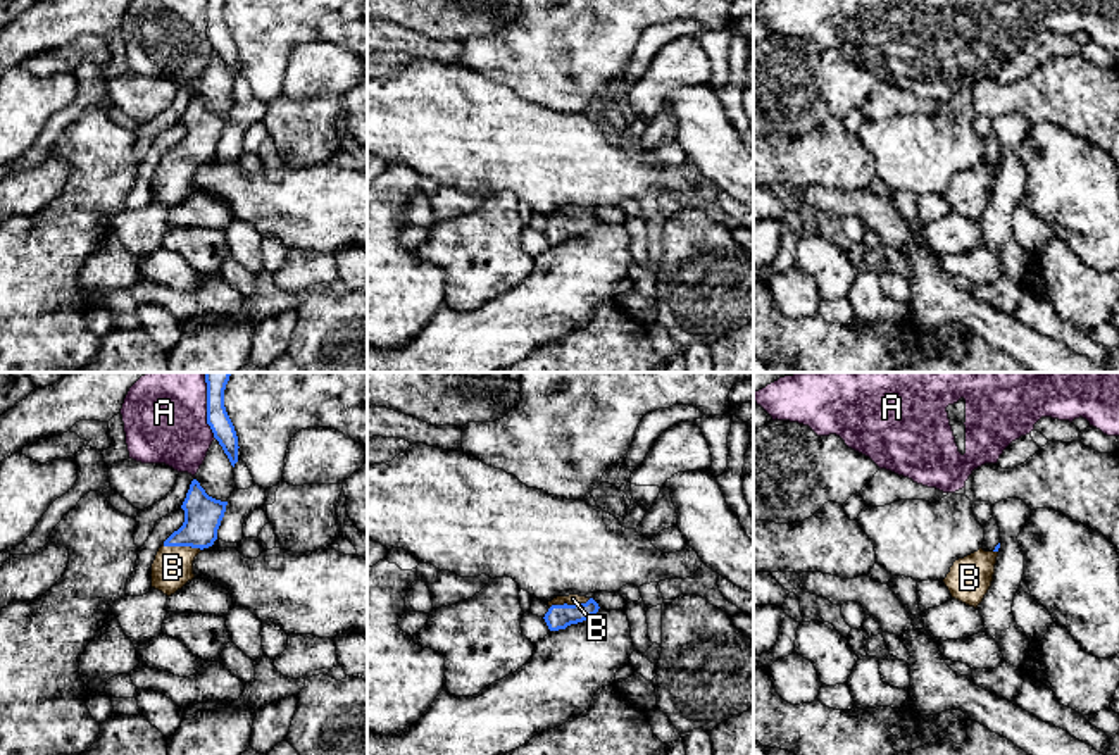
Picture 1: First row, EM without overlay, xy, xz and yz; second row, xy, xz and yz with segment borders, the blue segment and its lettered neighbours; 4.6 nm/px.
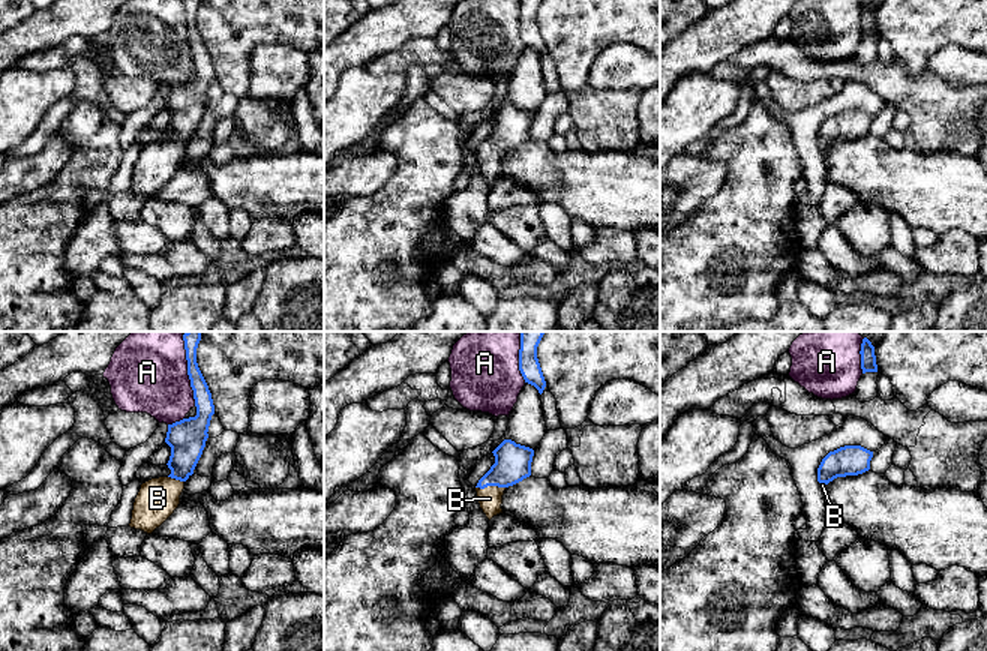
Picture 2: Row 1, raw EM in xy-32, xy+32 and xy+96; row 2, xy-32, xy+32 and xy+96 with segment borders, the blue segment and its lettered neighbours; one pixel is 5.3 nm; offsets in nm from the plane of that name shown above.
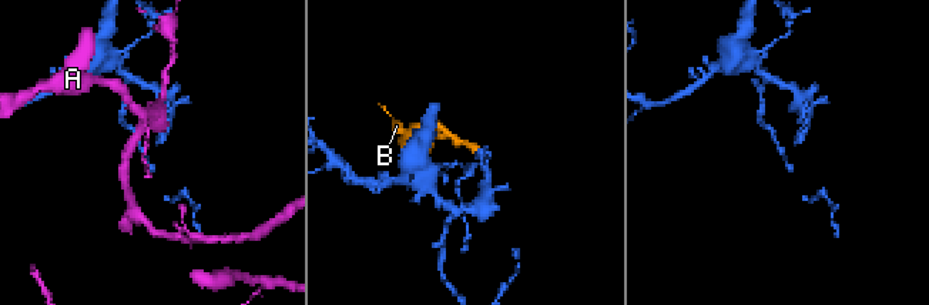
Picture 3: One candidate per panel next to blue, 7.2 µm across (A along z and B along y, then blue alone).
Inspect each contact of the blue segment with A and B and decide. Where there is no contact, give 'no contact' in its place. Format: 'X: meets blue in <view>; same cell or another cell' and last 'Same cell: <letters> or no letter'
A: meets blue in xy; another cell
B: meets blue in xz; same cell
Same cell: B

